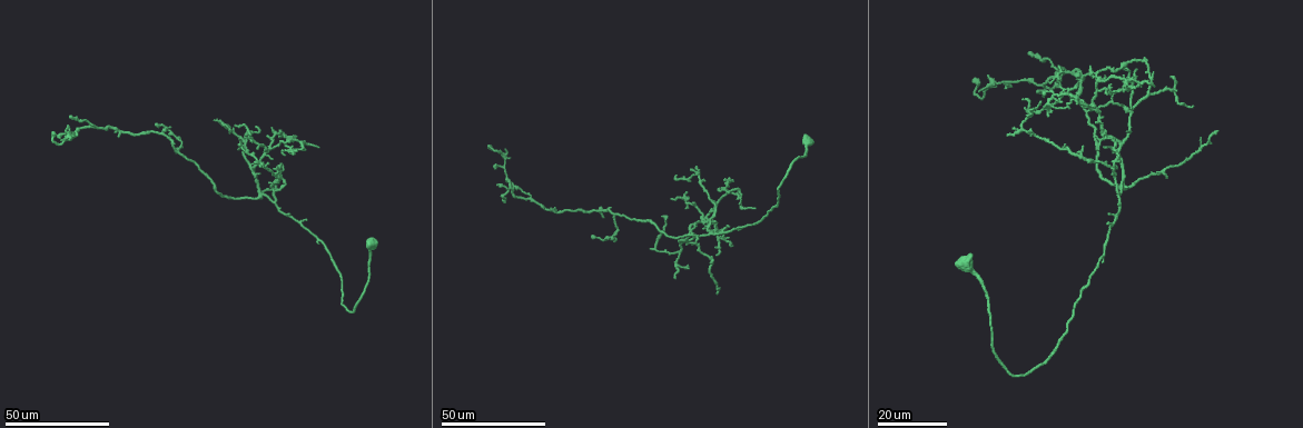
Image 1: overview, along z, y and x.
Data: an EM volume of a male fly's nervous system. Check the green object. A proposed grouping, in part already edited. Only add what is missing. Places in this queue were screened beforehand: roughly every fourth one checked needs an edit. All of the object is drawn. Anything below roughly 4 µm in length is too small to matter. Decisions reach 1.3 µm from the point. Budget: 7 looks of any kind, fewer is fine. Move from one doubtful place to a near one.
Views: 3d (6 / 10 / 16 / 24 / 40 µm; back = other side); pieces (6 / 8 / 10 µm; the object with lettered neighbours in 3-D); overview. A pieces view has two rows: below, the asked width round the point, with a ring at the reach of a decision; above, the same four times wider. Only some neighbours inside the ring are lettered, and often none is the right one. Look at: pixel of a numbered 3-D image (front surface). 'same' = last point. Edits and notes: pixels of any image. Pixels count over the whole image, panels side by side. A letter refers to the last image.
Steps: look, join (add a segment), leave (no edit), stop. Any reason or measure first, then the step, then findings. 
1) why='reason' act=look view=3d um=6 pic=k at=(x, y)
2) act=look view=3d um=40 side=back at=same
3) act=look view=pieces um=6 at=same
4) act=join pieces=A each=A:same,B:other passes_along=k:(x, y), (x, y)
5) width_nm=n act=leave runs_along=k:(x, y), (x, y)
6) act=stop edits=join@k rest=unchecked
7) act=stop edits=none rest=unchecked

why='end of a long branch' act=look view=3d um=40 pic=1 at=(258, 128)

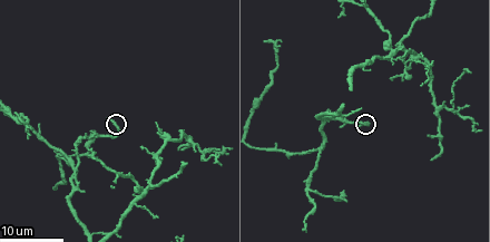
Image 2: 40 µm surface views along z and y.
act=look view=3d um=6 pic=2 at=(359, 126)

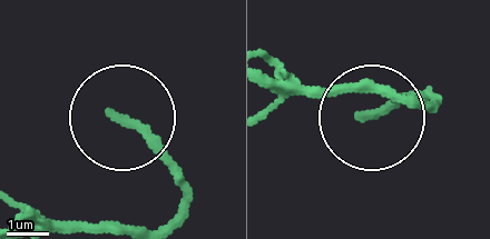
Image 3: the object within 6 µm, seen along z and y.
act=look view=pieces um=6 pic=3 at=(365, 113)

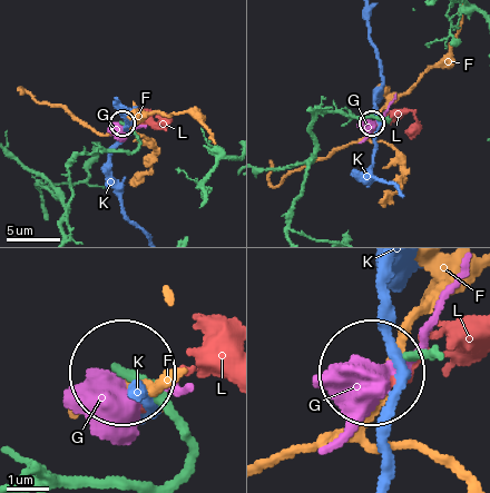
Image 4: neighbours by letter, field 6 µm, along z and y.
width_nm=180 act=leave each=F:other,G:other,K:other,L:other runs_along=4:(179, 473), (189, 452), (183, 431), (129, 377) found='none of them fits'

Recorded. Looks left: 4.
act=look view=3d um=16 pic=2 at=(343, 190)

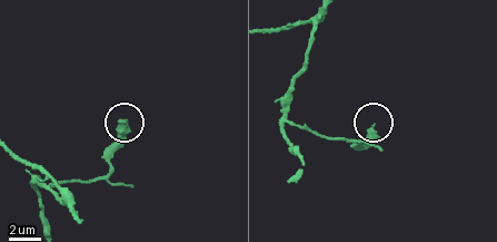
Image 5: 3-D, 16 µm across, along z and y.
why='what lies round it' act=look view=pieces um=6 pic=5 at=(125, 120)

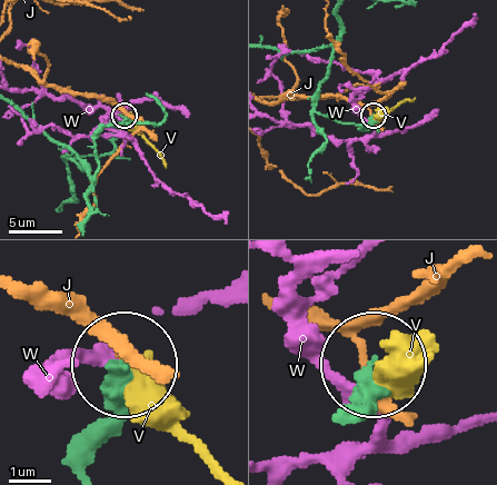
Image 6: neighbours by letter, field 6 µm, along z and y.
act=leave each=J:other,V:other,W:other runs_along=6:(86, 469), (89, 427), (125, 367) found='none of them fits'

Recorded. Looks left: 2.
why='free end' act=look view=3d um=24 pic=1 at=(604, 217)

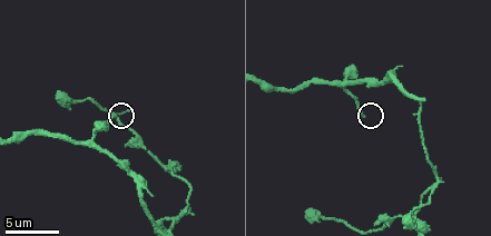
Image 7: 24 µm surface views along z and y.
why='see the neighbours' act=look view=pieces um=10 pic=7 at=(113, 115)

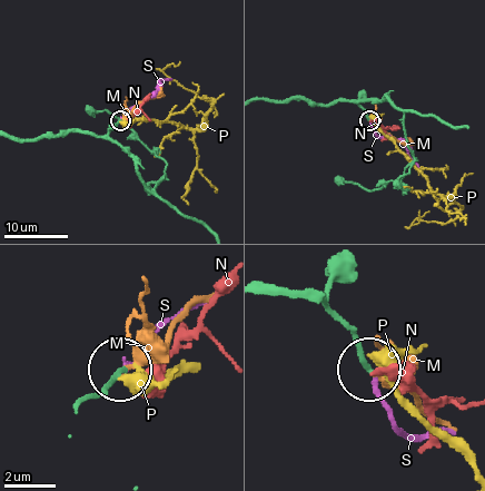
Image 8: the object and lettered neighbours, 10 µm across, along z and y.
act=join pieces=M each=M:same,N:other,P:other,S:other found='the neuron continues'

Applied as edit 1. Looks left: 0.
act=stop edits=join@8 rest=unchecked

